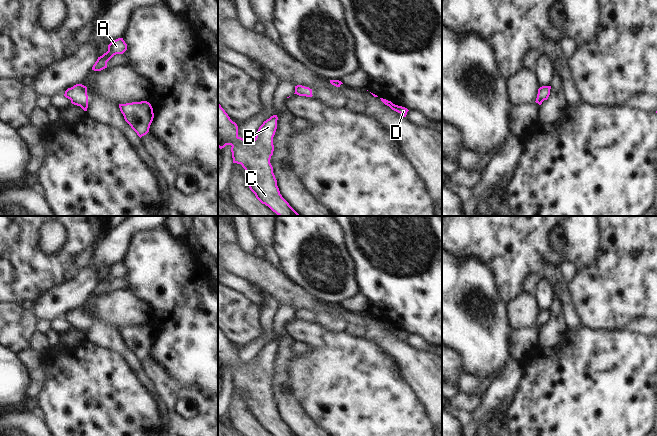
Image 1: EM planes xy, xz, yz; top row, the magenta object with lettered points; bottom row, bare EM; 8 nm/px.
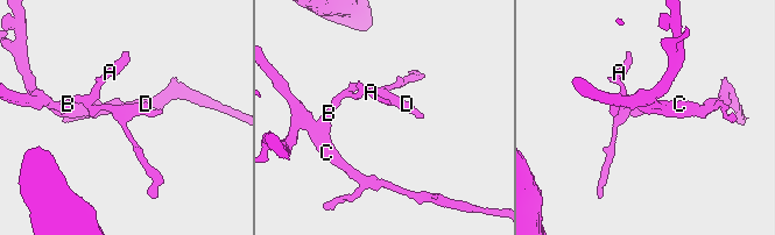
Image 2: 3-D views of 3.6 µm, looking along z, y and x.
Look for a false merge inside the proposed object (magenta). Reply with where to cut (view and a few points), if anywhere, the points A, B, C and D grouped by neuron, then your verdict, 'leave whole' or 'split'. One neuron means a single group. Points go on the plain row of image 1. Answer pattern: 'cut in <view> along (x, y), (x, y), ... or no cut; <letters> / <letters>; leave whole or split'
no cut; A B C D; leave whole

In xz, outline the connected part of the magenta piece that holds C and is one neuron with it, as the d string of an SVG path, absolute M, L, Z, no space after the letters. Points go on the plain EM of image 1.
M218 328L218 371L222 373L226 369L232 370L233 387L241 388L245 393L249 412L262 428L268 430L273 436L296 436L280 418L273 391L270 387L274 375L273 361L277 353L277 344L277 339L271 340L259 351L254 364L243 363L238 360L237 348L230 343L225 334Z

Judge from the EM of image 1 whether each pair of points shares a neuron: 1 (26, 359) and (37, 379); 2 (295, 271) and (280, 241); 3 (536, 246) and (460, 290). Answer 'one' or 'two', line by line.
1: one
2: one
3: two

